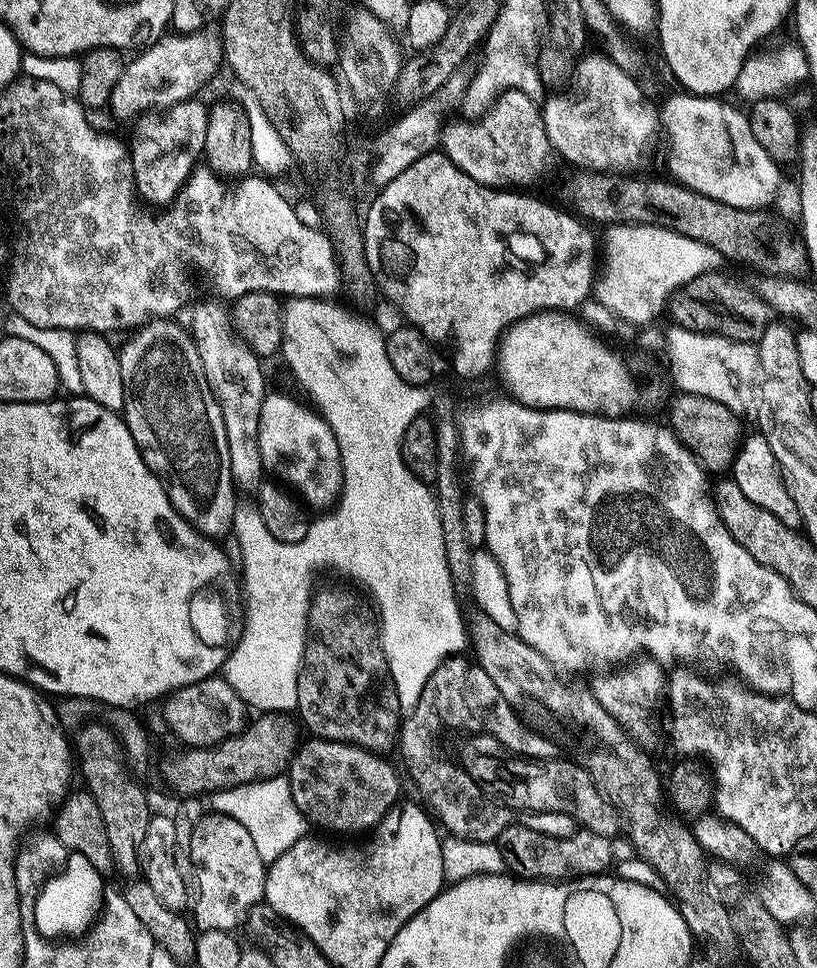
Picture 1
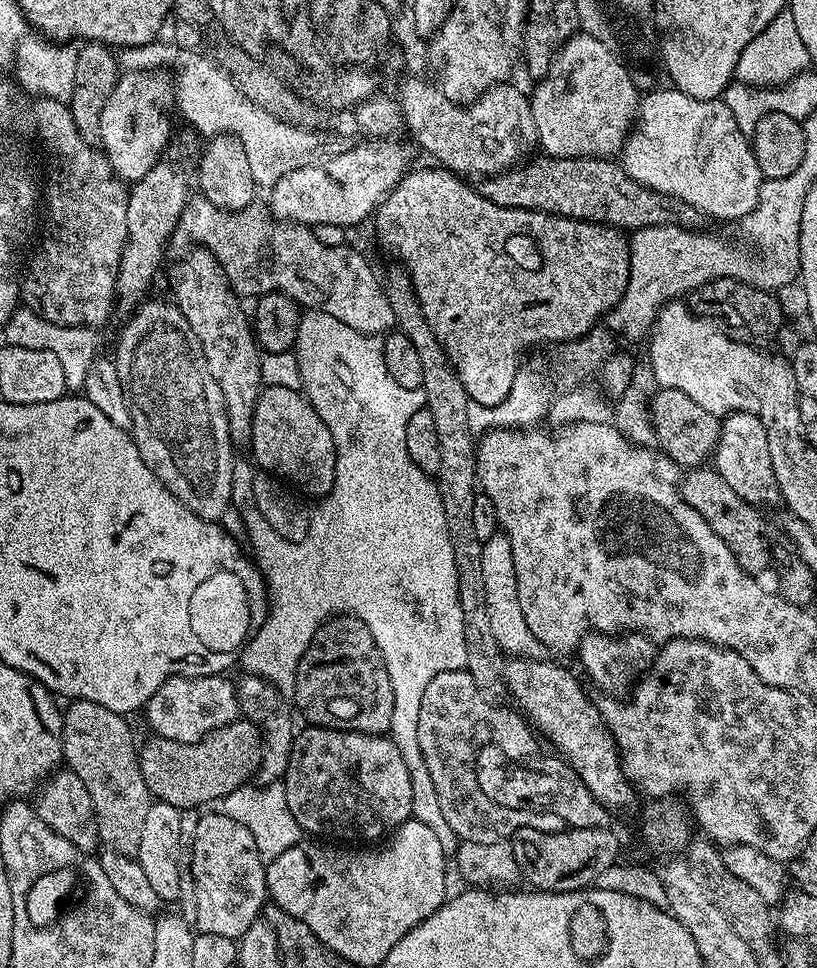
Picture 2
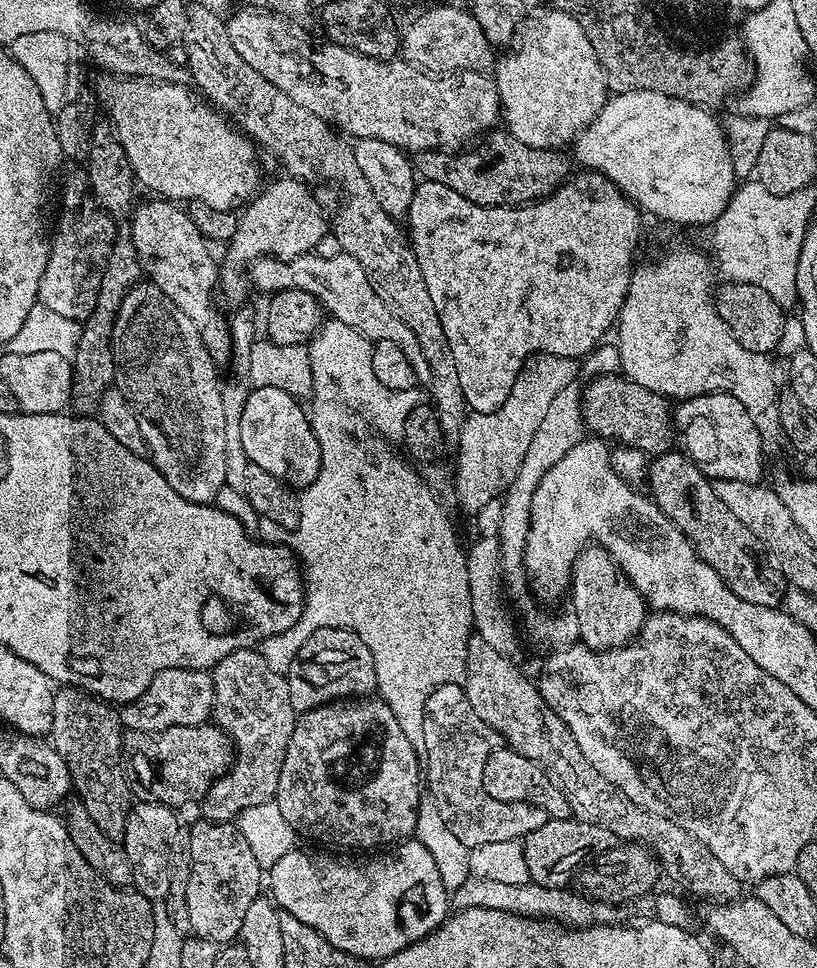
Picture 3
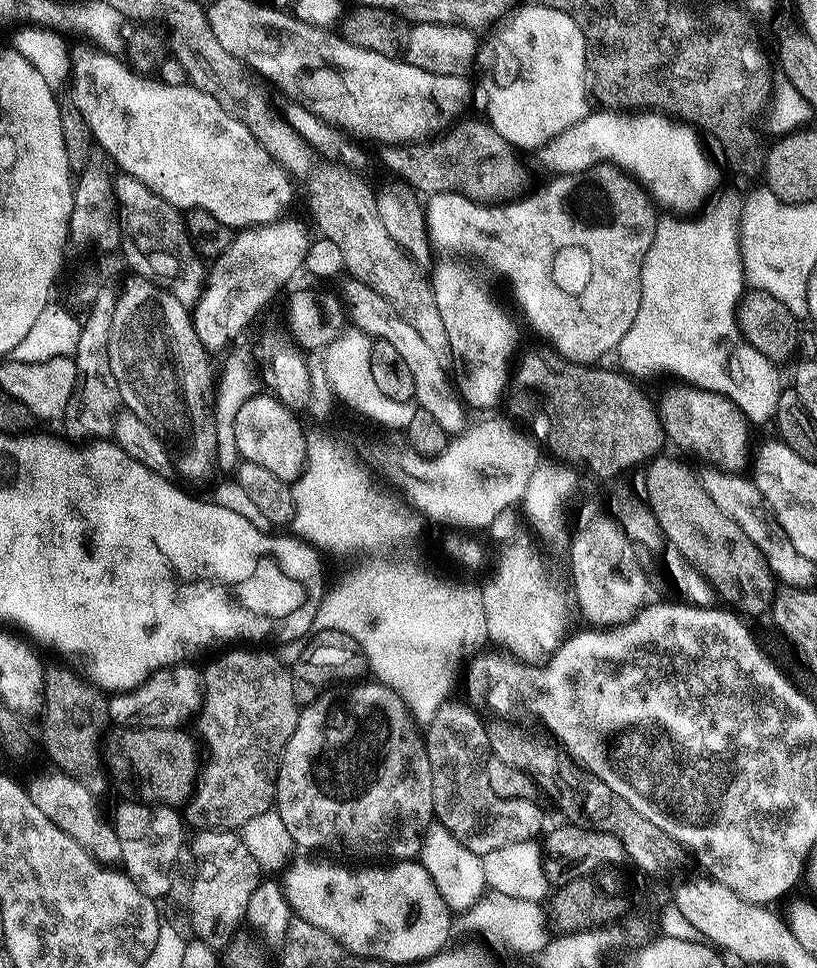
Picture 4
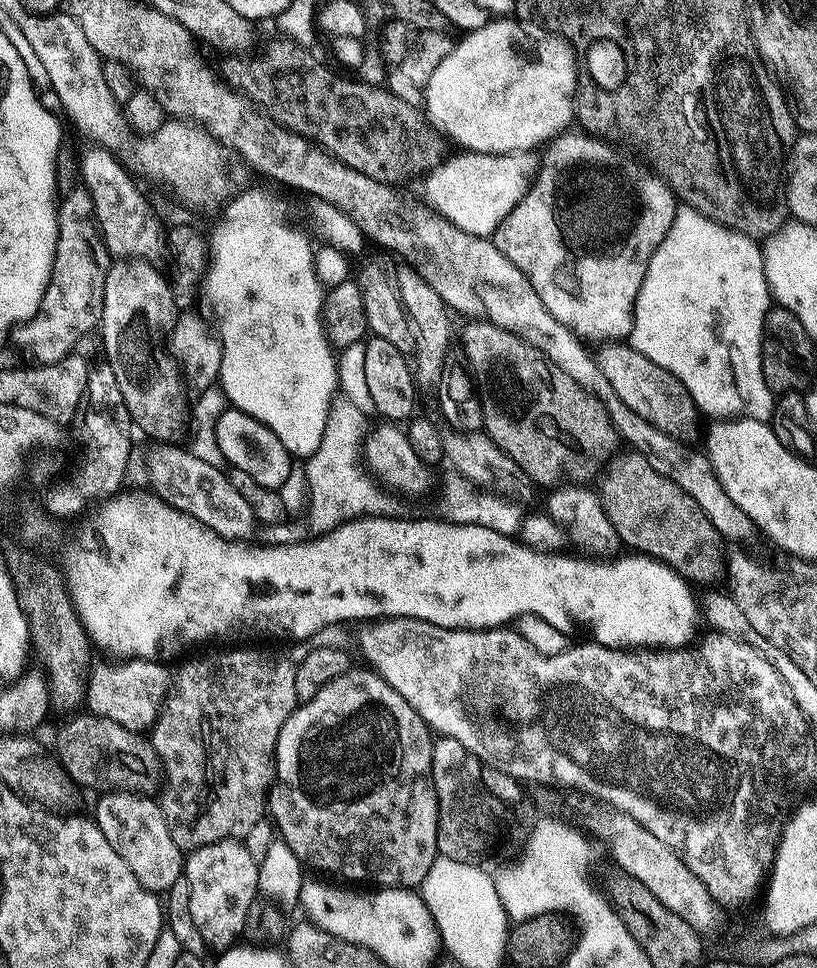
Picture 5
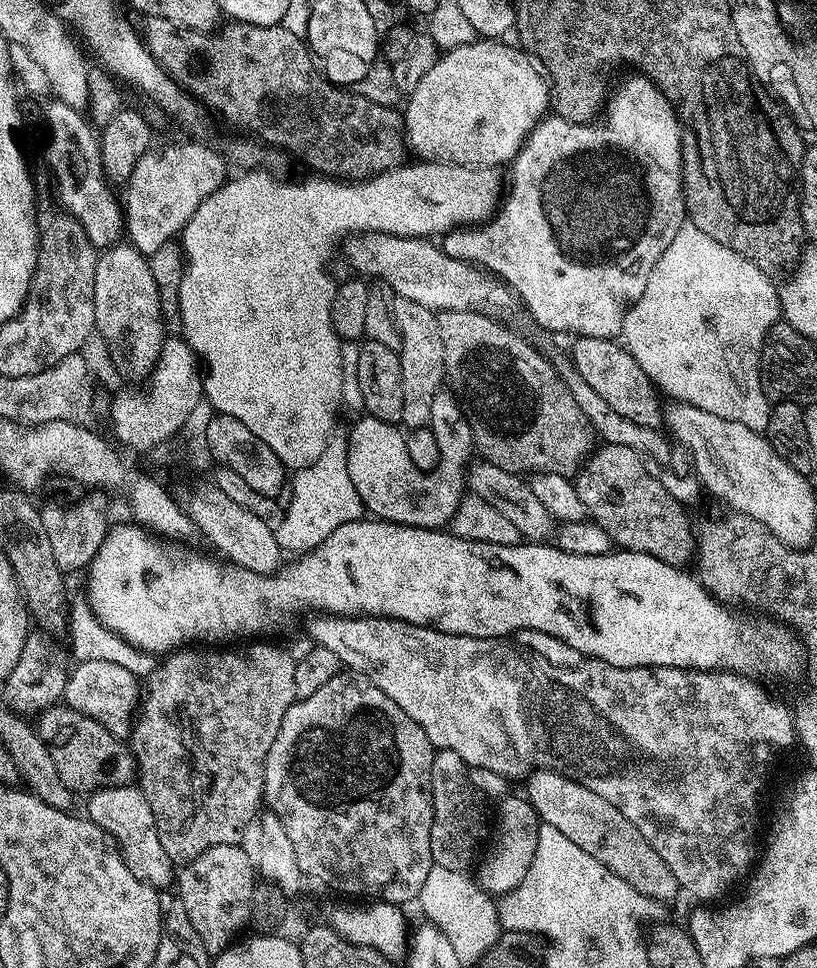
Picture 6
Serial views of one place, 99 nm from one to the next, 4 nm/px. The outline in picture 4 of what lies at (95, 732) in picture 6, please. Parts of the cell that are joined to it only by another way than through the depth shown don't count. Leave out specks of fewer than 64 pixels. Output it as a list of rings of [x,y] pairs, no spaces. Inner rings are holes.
[[[121,727],[117,736],[106,744],[106,768],[137,801],[157,800],[160,804],[180,804],[191,797],[198,783],[198,760],[196,764],[197,741],[175,727],[141,728]],[[128,742],[136,744],[136,764],[132,764]]]

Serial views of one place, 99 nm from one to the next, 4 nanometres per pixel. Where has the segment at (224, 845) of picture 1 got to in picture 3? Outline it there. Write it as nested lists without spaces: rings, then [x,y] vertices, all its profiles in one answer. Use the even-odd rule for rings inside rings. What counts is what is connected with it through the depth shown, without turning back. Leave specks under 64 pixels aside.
[[[197,820],[188,836],[188,856],[192,859],[188,885],[184,888],[188,924],[198,938],[209,939],[219,946],[230,945],[239,937],[250,902],[261,895],[262,869],[258,858],[254,858],[254,850],[250,850],[250,842],[246,842],[235,823]]]

